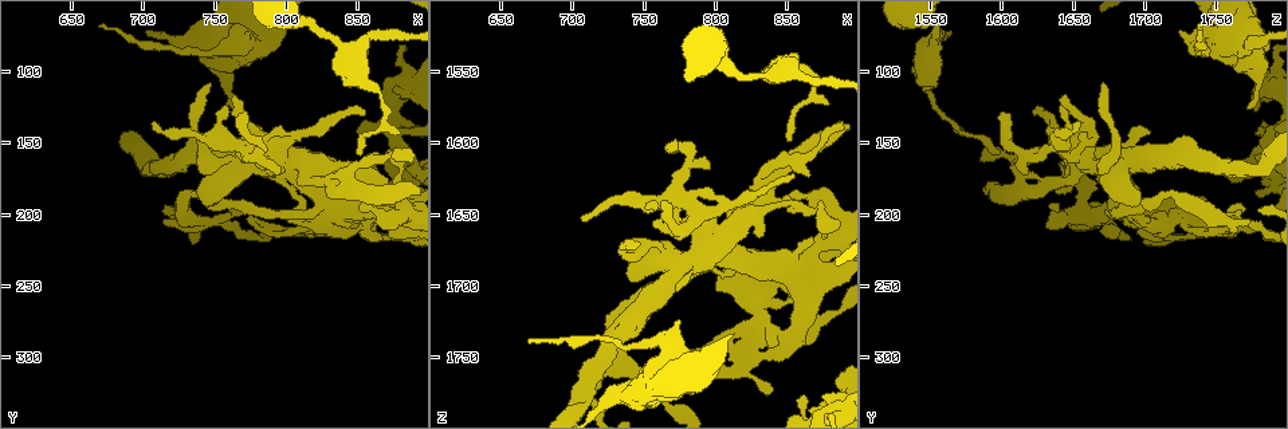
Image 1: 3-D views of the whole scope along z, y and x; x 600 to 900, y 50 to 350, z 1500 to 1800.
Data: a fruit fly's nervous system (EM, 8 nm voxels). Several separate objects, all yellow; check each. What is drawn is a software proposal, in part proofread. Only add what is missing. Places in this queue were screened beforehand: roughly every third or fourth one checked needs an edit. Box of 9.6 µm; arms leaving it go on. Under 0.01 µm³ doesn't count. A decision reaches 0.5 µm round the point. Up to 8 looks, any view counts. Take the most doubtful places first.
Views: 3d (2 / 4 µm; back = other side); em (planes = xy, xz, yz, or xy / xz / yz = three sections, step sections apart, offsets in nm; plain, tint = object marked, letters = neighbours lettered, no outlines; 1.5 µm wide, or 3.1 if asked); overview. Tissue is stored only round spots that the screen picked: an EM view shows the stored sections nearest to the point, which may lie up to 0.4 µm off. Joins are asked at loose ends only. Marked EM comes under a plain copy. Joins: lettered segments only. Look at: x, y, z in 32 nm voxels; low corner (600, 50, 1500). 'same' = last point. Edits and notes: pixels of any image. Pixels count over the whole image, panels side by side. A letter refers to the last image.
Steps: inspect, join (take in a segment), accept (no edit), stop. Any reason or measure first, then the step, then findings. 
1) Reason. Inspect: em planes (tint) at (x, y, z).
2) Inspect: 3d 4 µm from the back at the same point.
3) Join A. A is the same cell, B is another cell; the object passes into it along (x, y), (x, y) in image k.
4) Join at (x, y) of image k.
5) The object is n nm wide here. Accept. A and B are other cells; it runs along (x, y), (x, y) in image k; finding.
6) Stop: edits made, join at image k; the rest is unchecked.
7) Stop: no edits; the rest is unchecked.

Inspect: 3d 4 µm at (766, 126, 1772).

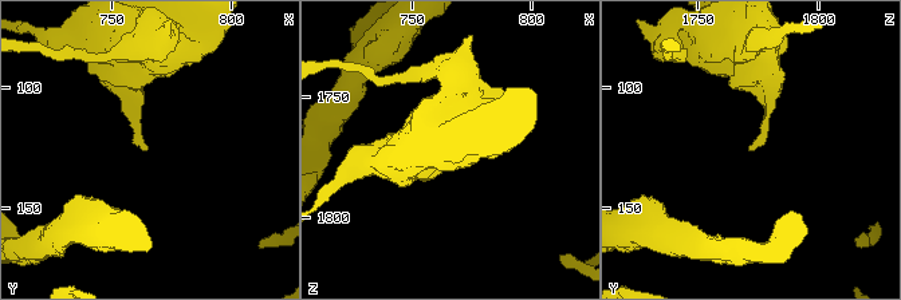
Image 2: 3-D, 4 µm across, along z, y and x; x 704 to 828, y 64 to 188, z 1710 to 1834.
Inspect: em xy step 4 (tint) at (764, 126, 1771).

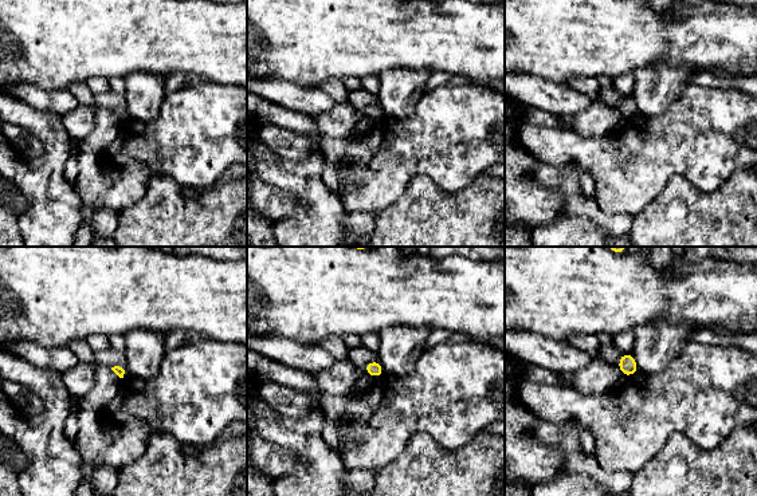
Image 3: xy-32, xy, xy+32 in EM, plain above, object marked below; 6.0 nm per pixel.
Another direction. Inspect: em planes (letters) at the same point.

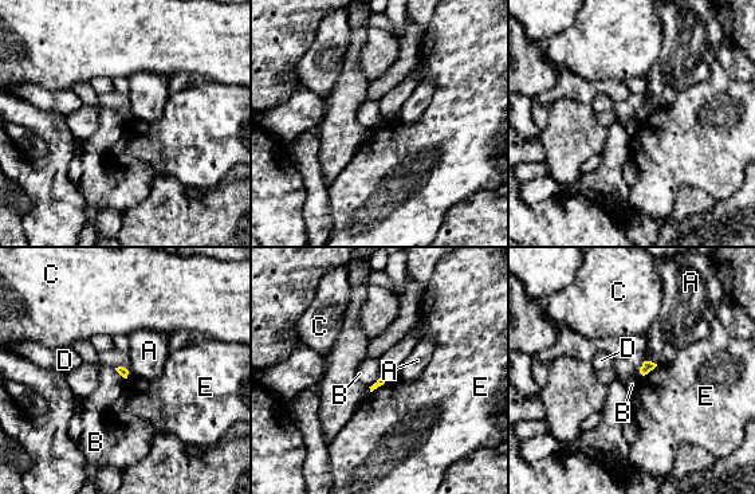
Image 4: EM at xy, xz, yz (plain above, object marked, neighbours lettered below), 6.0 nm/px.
Accept. A, B, C, D and E are other cells; a border runs along (381, 375), (369, 387) in image 4; no lettered segment goes on from it.

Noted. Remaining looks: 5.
Branch stops here. Inspect: em xy step 8 (tint) at (852, 192, 1638).

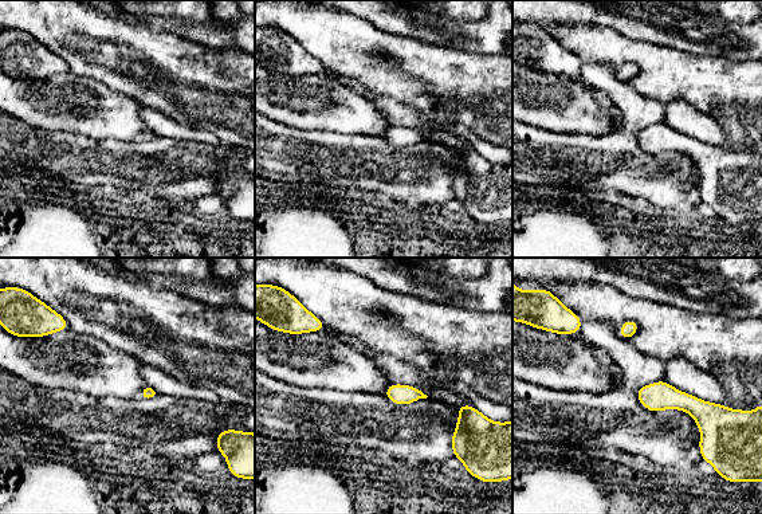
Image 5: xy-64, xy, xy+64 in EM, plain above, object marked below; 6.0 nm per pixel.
Inspect: em planes (letters) at the same point.

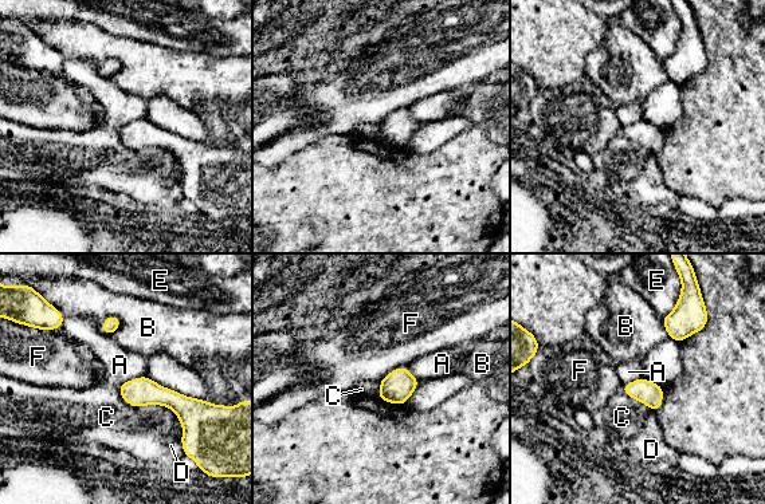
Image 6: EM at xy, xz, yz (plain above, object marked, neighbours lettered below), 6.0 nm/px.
Accept. A, B, C, D, E and F are other cells; none of them fits.

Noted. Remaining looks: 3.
Inspect: 3d 2 µm at (852, 212, 1696).

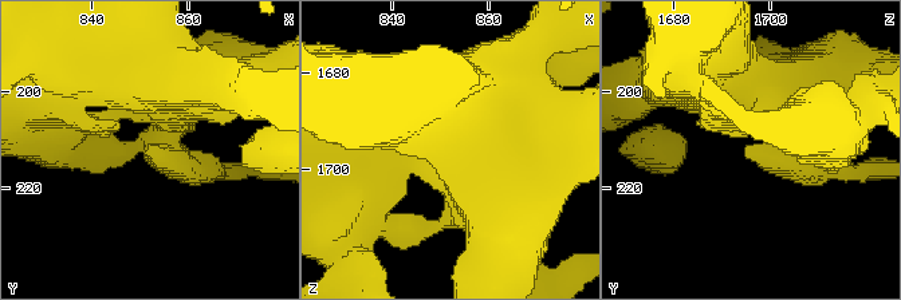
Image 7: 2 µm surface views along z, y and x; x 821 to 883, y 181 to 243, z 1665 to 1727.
Now the EM. Inspect: em planes (letters) at (853, 214, 1696).

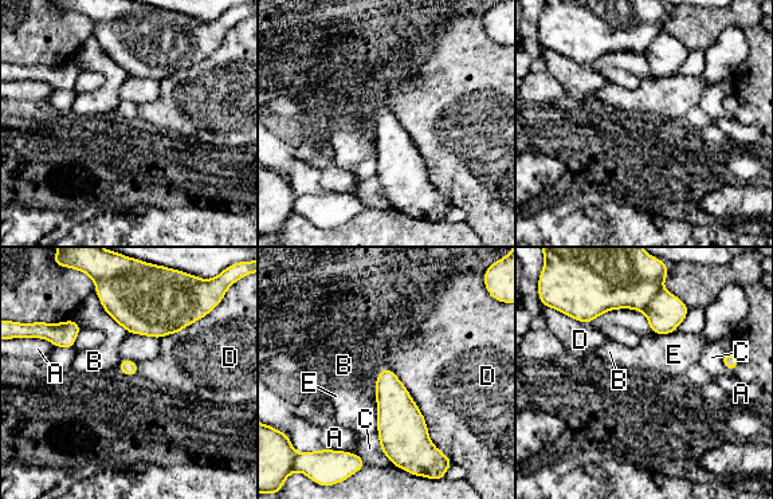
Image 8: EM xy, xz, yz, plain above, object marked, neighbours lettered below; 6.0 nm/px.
Accept. A, B, C, D and E are other cells; no lettered segment goes on from it.

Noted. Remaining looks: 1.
Stop: no edits; the rest is unchecked.

